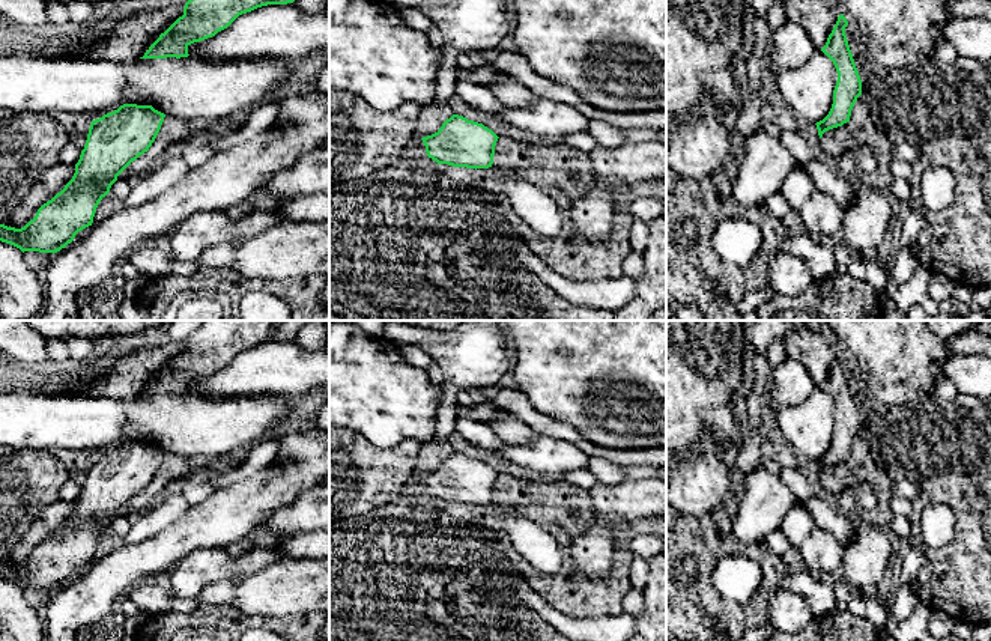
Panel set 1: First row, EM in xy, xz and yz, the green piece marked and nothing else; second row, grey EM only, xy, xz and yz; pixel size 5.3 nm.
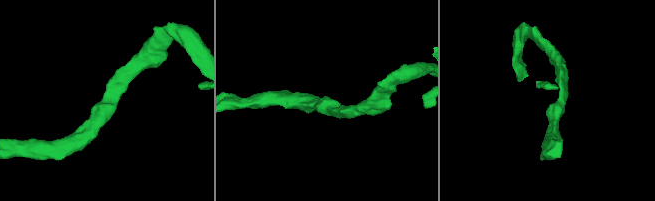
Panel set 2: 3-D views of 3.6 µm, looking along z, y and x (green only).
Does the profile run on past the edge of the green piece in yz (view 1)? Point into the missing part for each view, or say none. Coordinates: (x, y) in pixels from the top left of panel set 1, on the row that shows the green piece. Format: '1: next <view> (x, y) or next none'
1: next none

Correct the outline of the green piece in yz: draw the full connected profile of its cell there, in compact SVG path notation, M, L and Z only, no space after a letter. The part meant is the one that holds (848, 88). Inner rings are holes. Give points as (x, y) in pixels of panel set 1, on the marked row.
M841 14L826 45L821 48L821 51L833 62L838 72L838 81L833 90L833 104L829 114L815 123L820 138L826 131L850 122L851 110L862 95L862 80L845 35L847 26L848 21Z

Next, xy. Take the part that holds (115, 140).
M123 104L92 120L72 179L24 227L0 224L0 241L23 253L53 254L71 244L78 232L92 226L99 202L117 176L149 150L164 117L152 105Z

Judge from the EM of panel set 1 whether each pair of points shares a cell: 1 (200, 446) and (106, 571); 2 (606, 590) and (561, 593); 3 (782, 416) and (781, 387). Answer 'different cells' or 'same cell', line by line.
1: different cells
2: same cell
3: different cells

